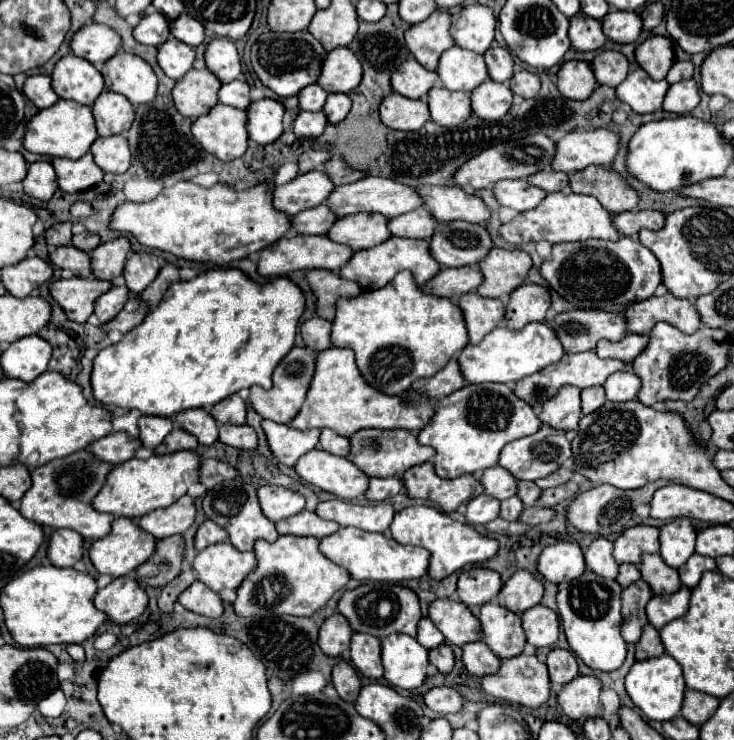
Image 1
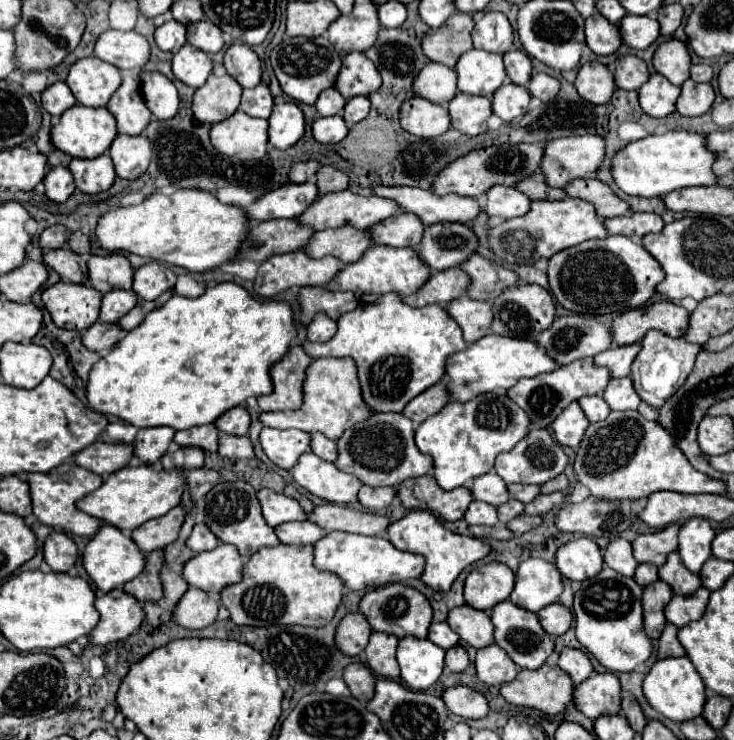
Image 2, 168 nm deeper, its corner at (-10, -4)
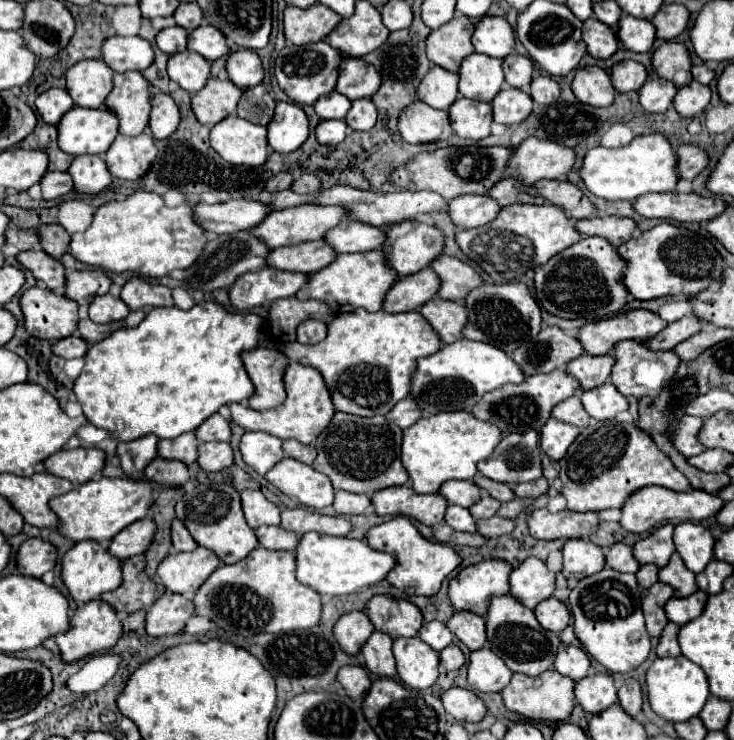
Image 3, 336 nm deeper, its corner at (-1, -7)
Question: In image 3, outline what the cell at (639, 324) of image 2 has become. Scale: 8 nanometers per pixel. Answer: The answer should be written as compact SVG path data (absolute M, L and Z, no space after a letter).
M629 310L611 318L587 322L577 338L585 344L585 352L591 356L607 354L621 340L649 340L659 334L667 322L649 310Z

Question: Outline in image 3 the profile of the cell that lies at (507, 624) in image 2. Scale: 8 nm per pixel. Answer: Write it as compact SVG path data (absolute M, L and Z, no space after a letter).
M497 596L491 600L487 616L487 644L489 648L511 668L511 672L523 672L527 676L539 676L541 672L553 668L555 654L561 646L557 634L545 632L535 616L533 610L525 608L521 602L517 602L513 596Z

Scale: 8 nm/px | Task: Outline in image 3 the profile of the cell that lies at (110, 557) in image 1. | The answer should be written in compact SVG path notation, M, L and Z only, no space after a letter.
M81 540L63 556L61 576L75 602L91 602L99 598L103 592L111 592L113 588L117 588L123 580L121 560L95 540Z

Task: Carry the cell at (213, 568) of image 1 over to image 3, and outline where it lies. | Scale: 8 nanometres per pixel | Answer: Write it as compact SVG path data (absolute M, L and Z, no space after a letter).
M195 548L193 552L173 552L157 568L159 580L171 592L193 596L199 586L221 566L215 552Z

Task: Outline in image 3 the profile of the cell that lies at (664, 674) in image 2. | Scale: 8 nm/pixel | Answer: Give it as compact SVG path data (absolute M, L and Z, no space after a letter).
M685 656L679 658L657 658L645 676L647 686L647 698L655 714L669 722L685 722L693 716L697 716L709 696L709 686L703 670L687 660Z

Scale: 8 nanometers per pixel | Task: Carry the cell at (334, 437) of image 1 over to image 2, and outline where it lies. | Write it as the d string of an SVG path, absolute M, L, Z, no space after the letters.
M312 433L310 435L310 451L316 453L320 459L324 461L336 461L338 453L336 453L336 443L328 437L324 437L322 433Z

